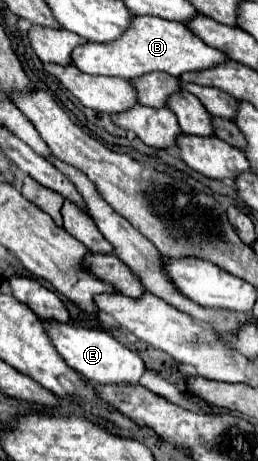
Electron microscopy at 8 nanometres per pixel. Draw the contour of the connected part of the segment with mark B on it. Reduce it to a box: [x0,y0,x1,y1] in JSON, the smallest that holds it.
[72,16,226,80]

